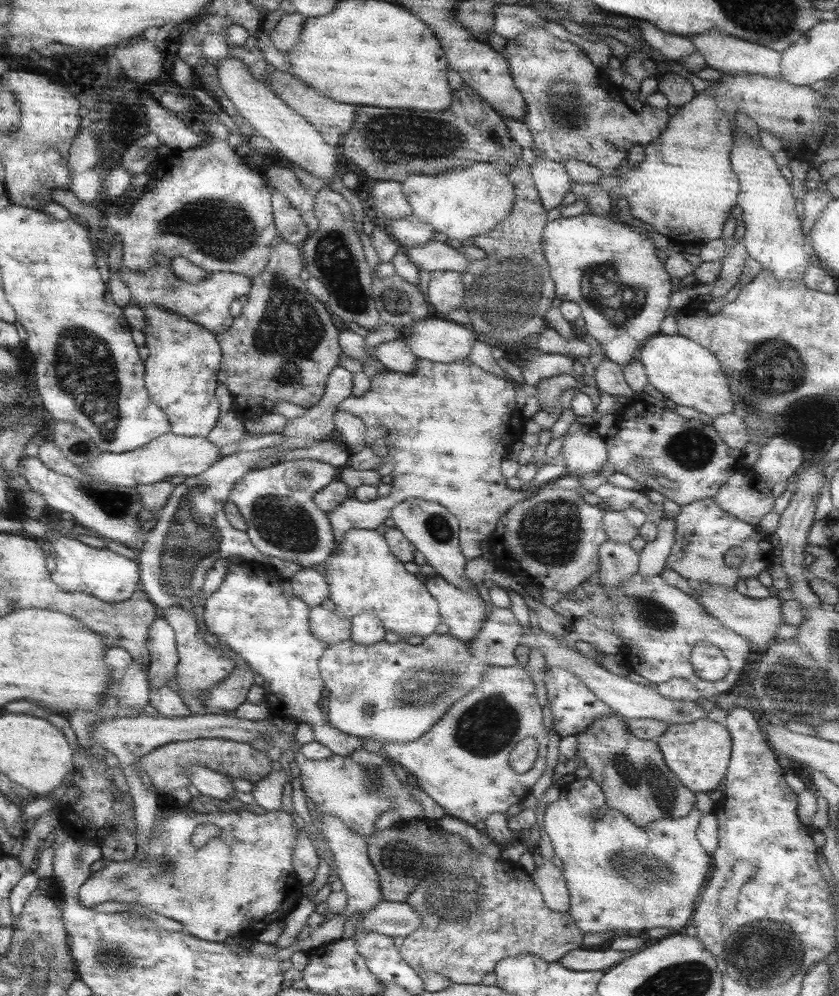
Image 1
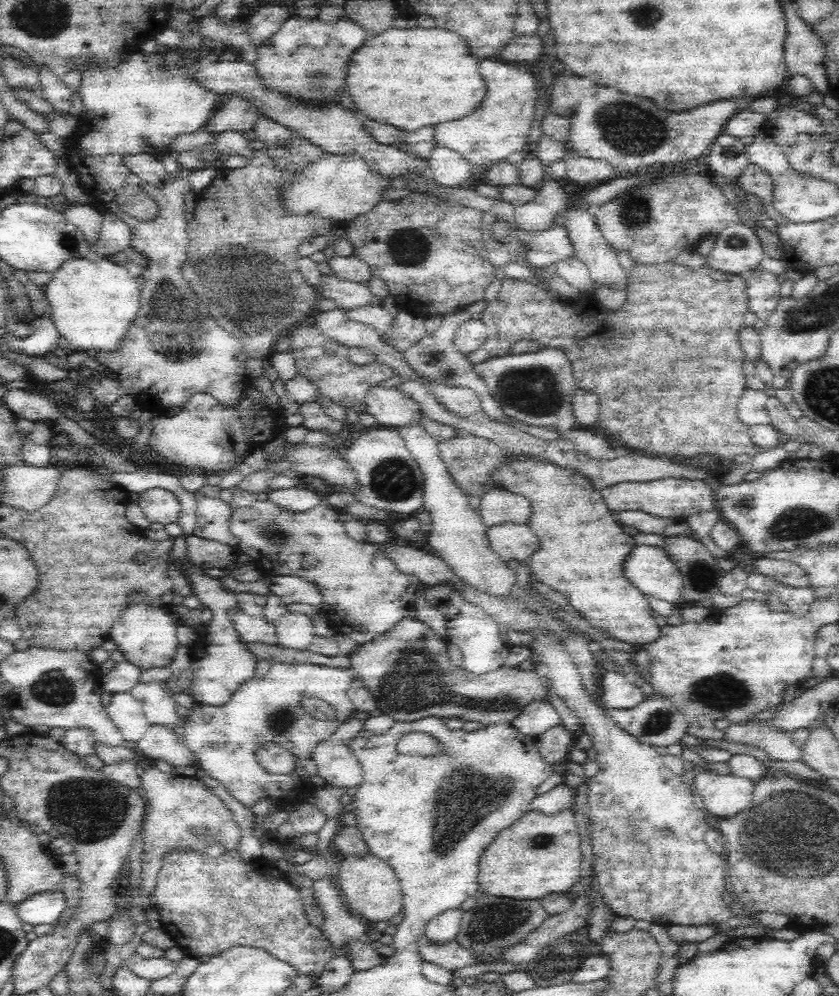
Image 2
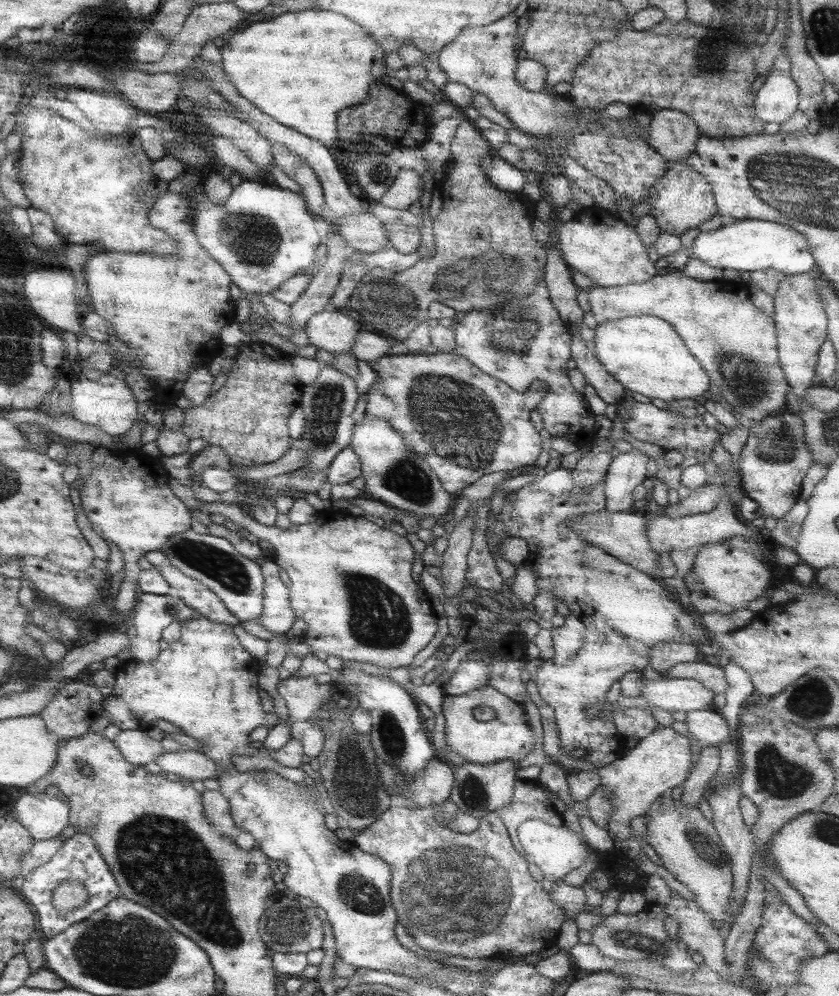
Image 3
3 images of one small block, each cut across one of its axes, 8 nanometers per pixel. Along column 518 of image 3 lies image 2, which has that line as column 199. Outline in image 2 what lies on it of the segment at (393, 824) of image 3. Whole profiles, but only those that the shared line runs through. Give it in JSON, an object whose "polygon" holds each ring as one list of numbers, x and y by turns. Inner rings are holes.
{"polygon":[[200,850,172,851,164,857,157,885,153,894,153,908,160,914,161,928,184,951,189,960,203,956,218,956,232,947,250,946,270,952,278,960,291,964,299,975,319,977,332,958,332,947,324,933,309,923,305,917,304,903,298,889,290,885,283,871,263,858,254,861,251,867,242,863,238,851,209,858]]}

